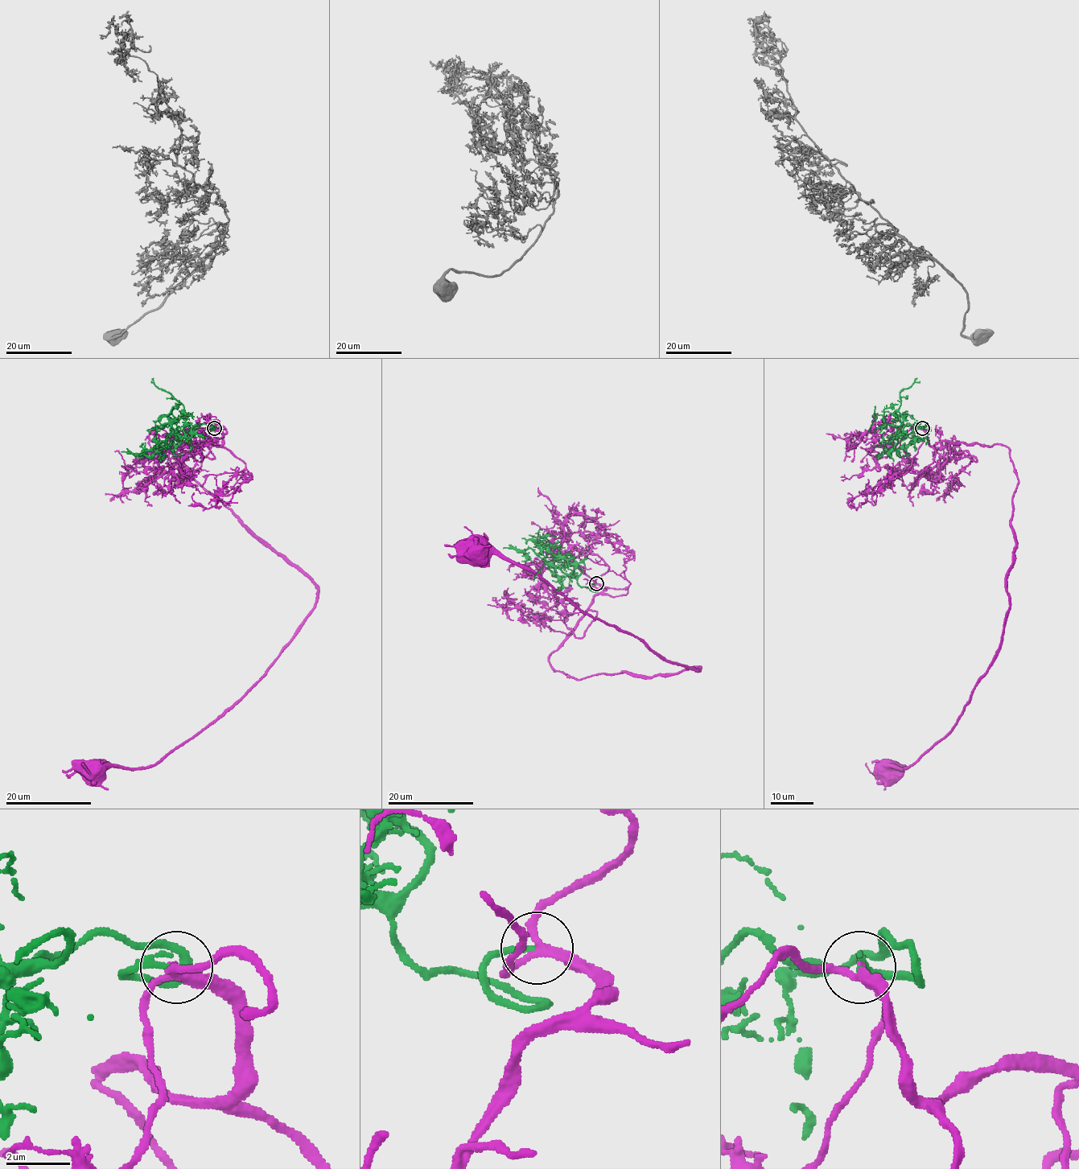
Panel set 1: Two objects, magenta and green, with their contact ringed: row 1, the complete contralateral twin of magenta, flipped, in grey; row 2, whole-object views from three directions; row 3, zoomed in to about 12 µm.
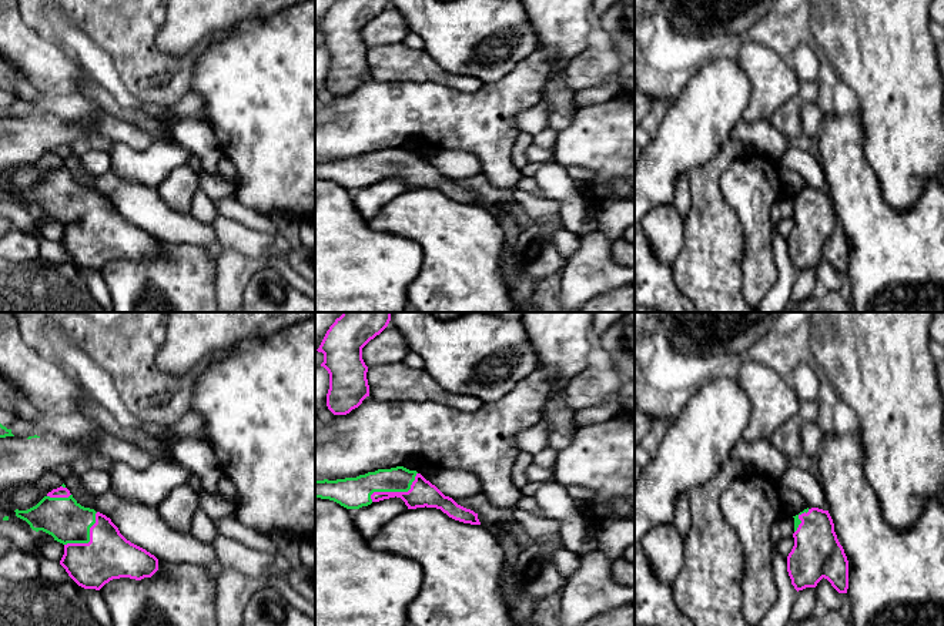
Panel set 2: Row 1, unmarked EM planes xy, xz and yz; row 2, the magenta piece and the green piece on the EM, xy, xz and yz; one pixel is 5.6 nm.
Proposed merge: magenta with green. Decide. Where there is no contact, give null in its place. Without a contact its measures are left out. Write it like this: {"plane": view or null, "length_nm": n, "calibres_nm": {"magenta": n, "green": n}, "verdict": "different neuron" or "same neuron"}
{"plane": "xz", "length_nm": 300, "calibres_nm": {"magenta": 150, "green": 180}, "verdict": "same neuron"}

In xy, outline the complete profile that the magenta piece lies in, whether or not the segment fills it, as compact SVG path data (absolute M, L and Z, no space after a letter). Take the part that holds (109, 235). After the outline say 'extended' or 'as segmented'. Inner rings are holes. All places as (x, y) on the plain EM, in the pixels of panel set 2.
M64 164L48 173L36 187L14 193L33 211L43 211L64 225L60 245L84 270L100 271L110 261L120 258L141 261L151 258L158 251L158 240L154 235L127 221L110 198L81 187Z | extended

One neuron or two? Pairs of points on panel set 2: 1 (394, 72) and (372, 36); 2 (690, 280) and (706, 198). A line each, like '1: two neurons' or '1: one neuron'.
1: two neurons
2: one neuron

